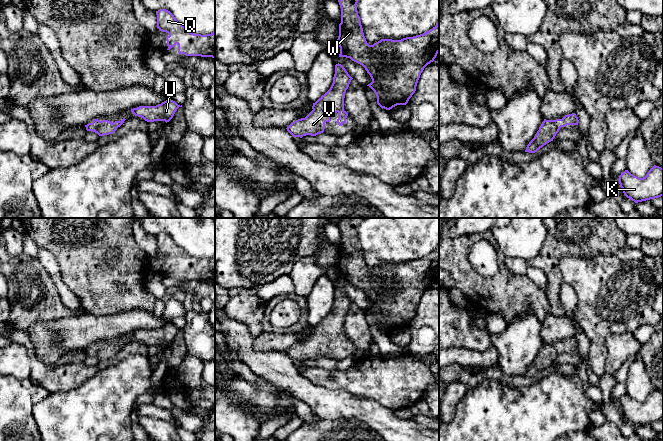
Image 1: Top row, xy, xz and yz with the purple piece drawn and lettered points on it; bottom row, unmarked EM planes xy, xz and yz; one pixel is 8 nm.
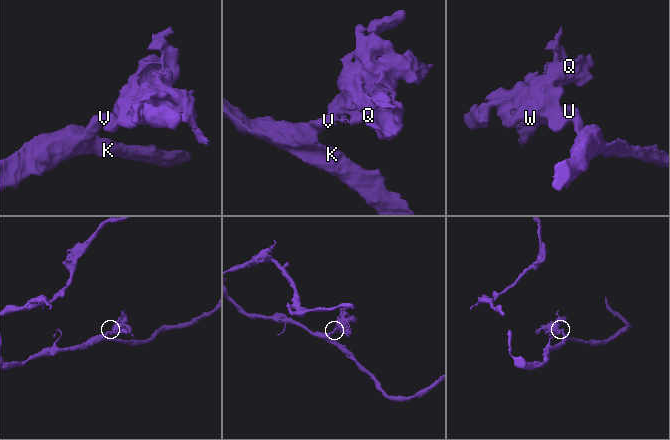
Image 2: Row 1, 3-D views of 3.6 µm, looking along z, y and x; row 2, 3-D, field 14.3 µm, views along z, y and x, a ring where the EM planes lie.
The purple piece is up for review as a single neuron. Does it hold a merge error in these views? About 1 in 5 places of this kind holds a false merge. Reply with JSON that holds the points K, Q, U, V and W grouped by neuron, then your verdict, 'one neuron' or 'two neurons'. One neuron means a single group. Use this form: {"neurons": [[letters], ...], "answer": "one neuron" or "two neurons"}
{"neurons": [["K", "Q", "U", "V", "W"]], "answer": "one neuron"}

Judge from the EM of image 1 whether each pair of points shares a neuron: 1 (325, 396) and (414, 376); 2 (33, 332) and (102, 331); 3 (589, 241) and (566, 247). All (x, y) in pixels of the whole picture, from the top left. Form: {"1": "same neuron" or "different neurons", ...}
{"1": "different neurons", "2": "same neuron", "3": "same neuron"}

